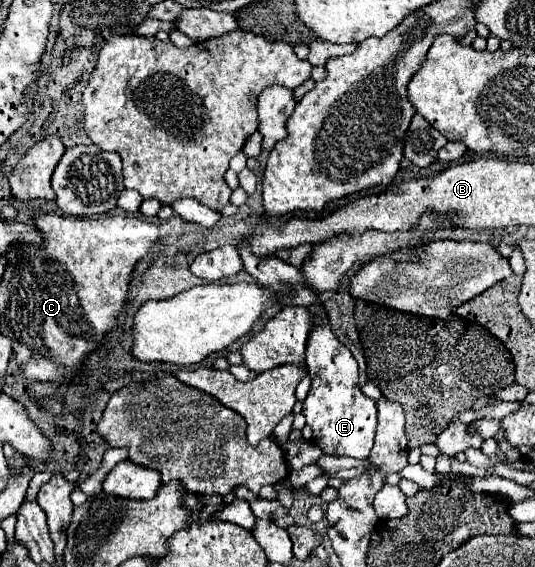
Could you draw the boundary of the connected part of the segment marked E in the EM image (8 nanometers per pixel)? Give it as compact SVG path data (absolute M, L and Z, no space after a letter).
M323 317L307 339L305 363L311 377L311 391L303 403L303 415L313 429L313 441L325 455L347 455L367 459L377 427L377 405L357 387L357 361L351 351L333 335L329 319Z

